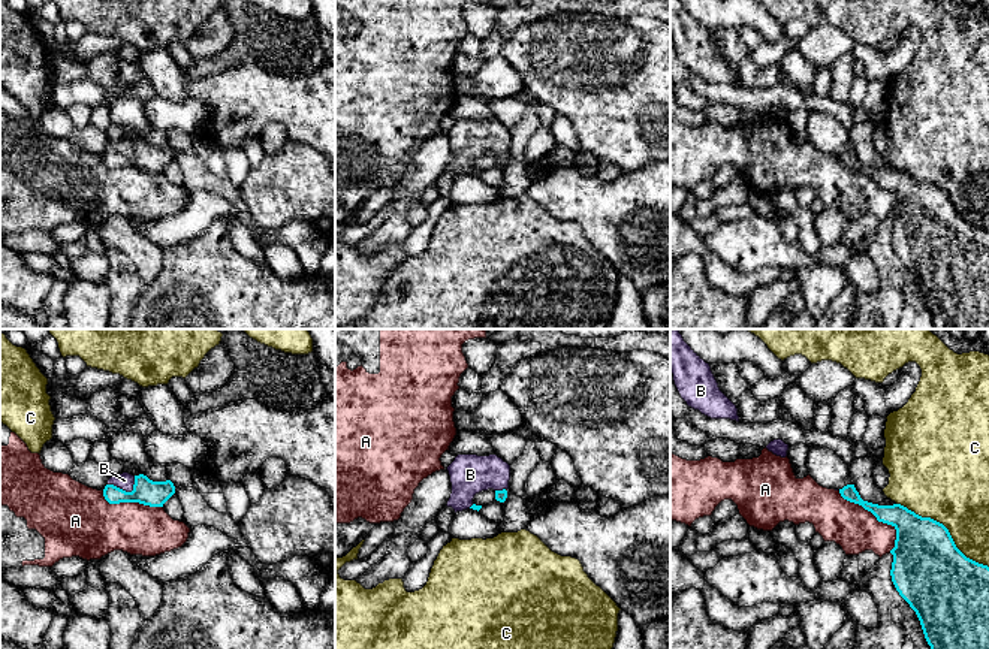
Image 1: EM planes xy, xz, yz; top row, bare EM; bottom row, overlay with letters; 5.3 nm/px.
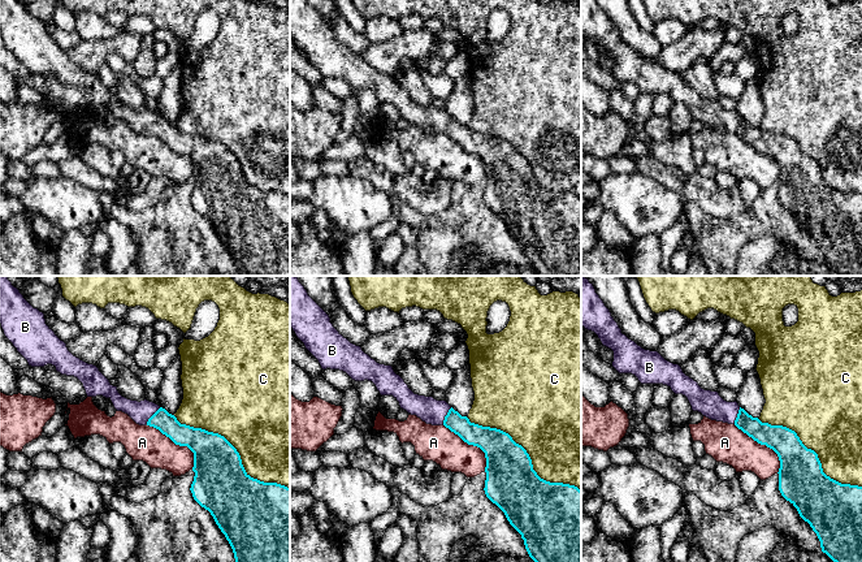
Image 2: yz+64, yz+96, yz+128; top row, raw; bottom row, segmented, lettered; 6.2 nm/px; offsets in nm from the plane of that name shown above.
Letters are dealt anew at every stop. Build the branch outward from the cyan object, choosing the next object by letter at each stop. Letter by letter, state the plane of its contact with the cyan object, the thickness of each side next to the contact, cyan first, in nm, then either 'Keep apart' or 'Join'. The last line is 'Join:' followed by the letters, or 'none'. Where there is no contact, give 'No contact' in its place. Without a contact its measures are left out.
A: Touches cyan in yz. Thickness 240 nm (cyan) against 240 nm. Keep apart
B: Touches cyan in xy. Thickness 140 nm (cyan) against 90 nm. Join
C: Touches cyan in yz. Thickness 400 nm (cyan) against 440 nm. Keep apart
Join: B

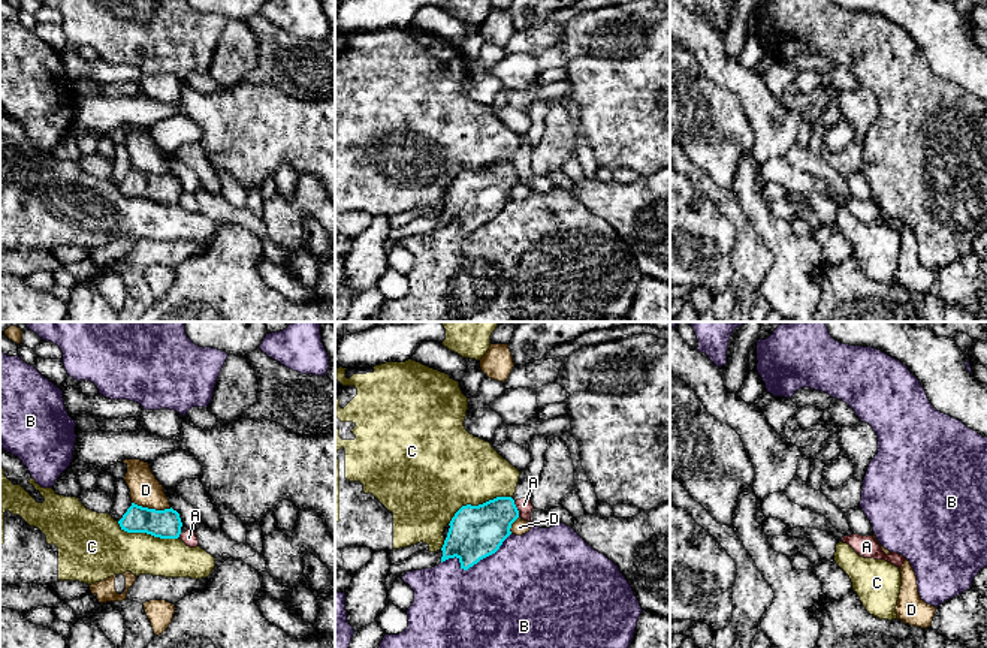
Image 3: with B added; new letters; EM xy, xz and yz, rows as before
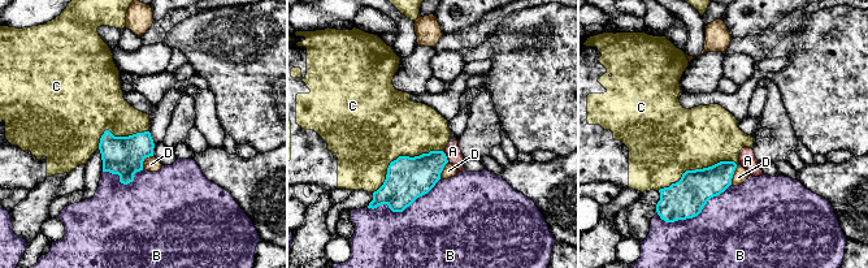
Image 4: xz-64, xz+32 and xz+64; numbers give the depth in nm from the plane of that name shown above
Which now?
A: Touches cyan in xz. Thickness 280 nm (cyan) against 80 nm. Keep apart
B: Touches cyan in xz. Thickness 280 nm (cyan) against 500 nm. Keep apart
C: Touches cyan in xz. Thickness 280 nm (cyan) against 420 nm. Keep apart
D: Touches cyan in xy. Thickness 160 nm (cyan) against 170 nm. Keep apart
Join: none

